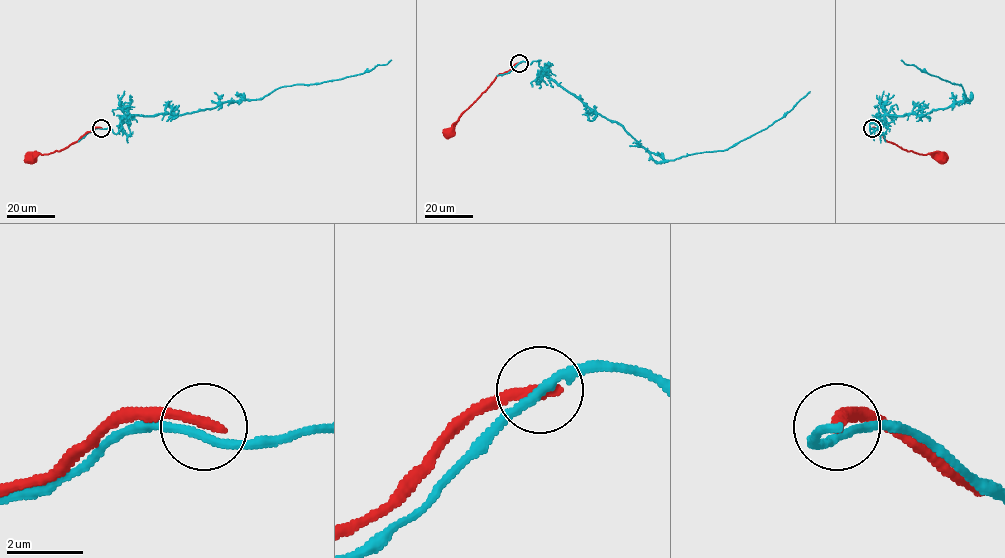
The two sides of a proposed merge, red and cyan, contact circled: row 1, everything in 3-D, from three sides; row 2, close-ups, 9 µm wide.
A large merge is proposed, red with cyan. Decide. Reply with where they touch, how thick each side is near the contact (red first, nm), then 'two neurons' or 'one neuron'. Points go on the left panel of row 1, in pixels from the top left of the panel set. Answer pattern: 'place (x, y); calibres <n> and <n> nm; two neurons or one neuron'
place (101, 128); calibres 340 and 220 nm; two neurons

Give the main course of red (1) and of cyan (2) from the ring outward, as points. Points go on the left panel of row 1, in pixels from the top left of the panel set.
1: (100, 128), (95, 127), (63, 149), (39, 153), (34, 161), (30, 158)
2: (100, 128), (117, 134), (126, 115), (183, 114), (226, 101), (261, 99), (283, 86), (342, 79), (391, 60)

